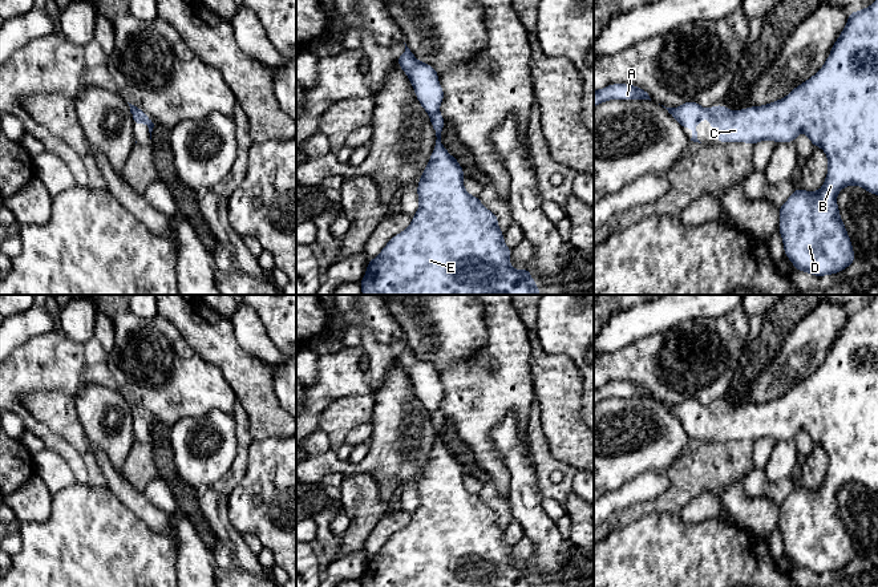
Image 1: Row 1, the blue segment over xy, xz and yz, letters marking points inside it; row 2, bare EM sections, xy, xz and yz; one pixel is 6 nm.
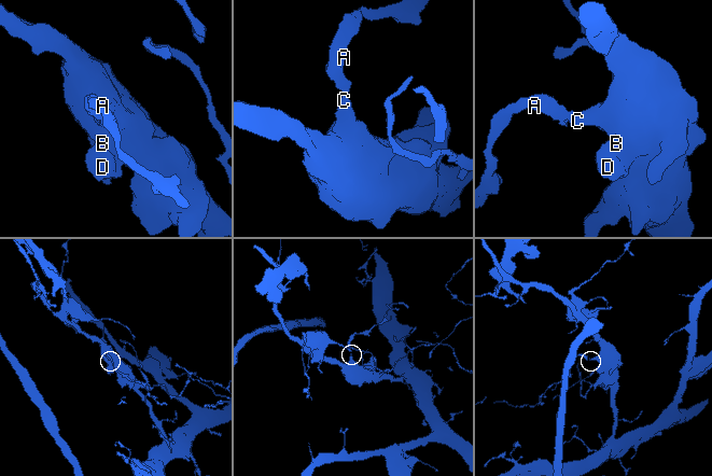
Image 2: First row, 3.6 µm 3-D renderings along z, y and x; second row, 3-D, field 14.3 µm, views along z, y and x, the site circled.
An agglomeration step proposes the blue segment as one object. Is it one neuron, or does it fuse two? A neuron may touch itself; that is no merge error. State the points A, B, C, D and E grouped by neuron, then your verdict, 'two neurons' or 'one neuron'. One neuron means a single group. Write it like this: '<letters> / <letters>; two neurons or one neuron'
A B C D E; one neuron

